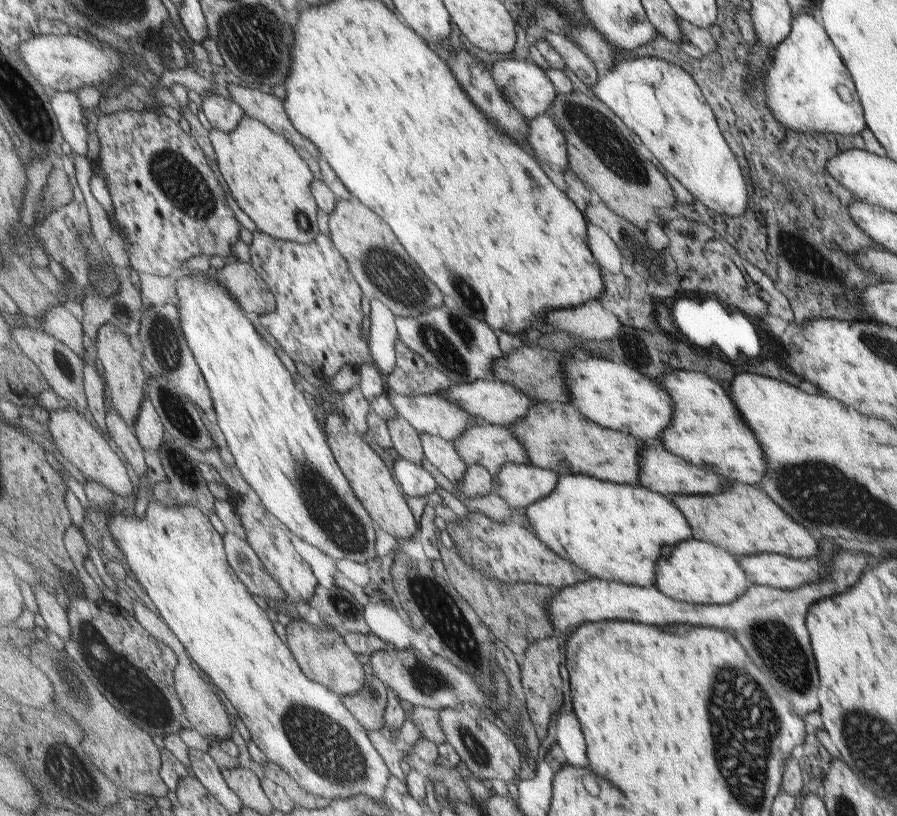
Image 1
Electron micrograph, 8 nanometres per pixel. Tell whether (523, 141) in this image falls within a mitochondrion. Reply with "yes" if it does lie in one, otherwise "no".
no

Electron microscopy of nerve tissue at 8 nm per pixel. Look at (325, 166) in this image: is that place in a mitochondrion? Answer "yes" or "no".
no

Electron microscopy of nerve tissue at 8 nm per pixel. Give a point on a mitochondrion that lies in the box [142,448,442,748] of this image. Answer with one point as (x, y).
(331, 515)

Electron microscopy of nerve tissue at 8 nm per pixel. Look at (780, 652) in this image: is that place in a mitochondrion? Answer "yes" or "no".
yes

